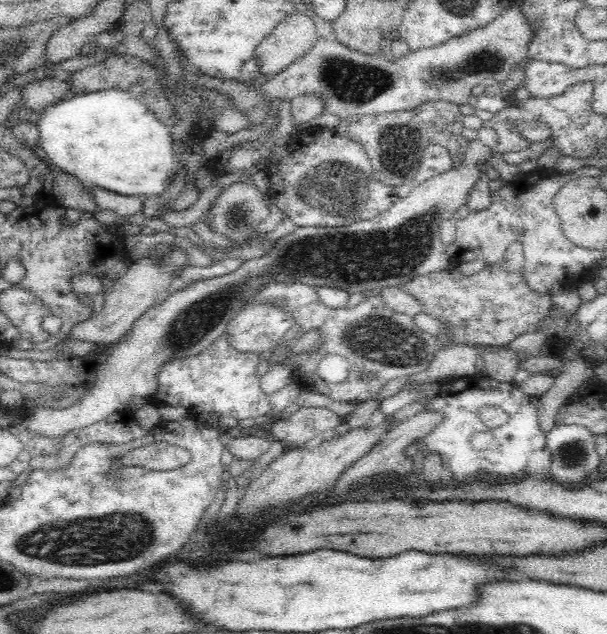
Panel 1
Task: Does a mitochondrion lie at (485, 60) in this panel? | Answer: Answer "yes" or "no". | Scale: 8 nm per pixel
yes

